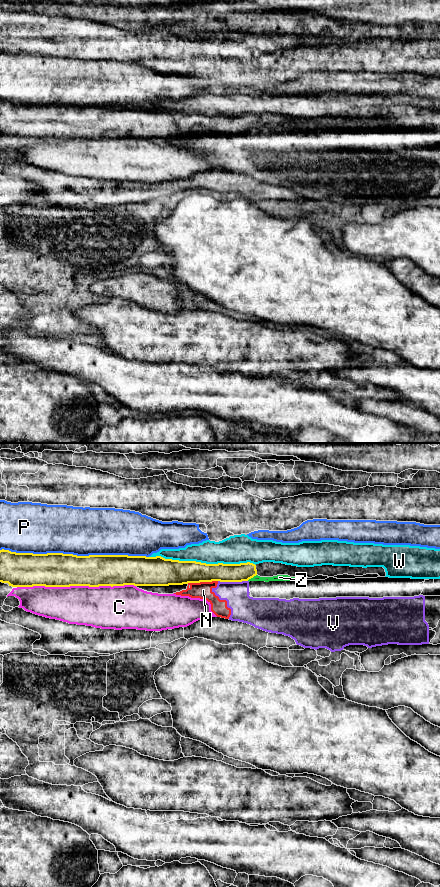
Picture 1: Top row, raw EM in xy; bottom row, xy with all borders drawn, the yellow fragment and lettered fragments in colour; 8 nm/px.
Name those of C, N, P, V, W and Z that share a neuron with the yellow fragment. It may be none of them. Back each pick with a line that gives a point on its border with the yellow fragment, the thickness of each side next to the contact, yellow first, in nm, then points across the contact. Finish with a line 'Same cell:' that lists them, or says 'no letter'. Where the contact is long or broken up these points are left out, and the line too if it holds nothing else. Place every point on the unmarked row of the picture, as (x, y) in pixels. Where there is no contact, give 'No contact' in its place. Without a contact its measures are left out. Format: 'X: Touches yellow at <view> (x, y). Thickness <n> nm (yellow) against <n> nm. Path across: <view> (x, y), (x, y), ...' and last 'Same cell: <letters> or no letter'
Same cell: no letter

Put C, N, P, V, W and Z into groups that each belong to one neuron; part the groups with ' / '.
C / N V Z / P / W

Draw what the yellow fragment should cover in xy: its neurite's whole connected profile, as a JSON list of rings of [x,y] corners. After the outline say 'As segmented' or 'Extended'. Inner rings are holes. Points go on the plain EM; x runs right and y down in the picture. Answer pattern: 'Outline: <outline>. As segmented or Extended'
Outline: [[[0,102],[0,134],[12,139],[70,139],[70,138],[169,138],[200,134],[242,134],[257,127],[256,117],[206,116],[196,113],[165,111],[161,108],[89,107],[63,105],[16,105]]]. As segmented

